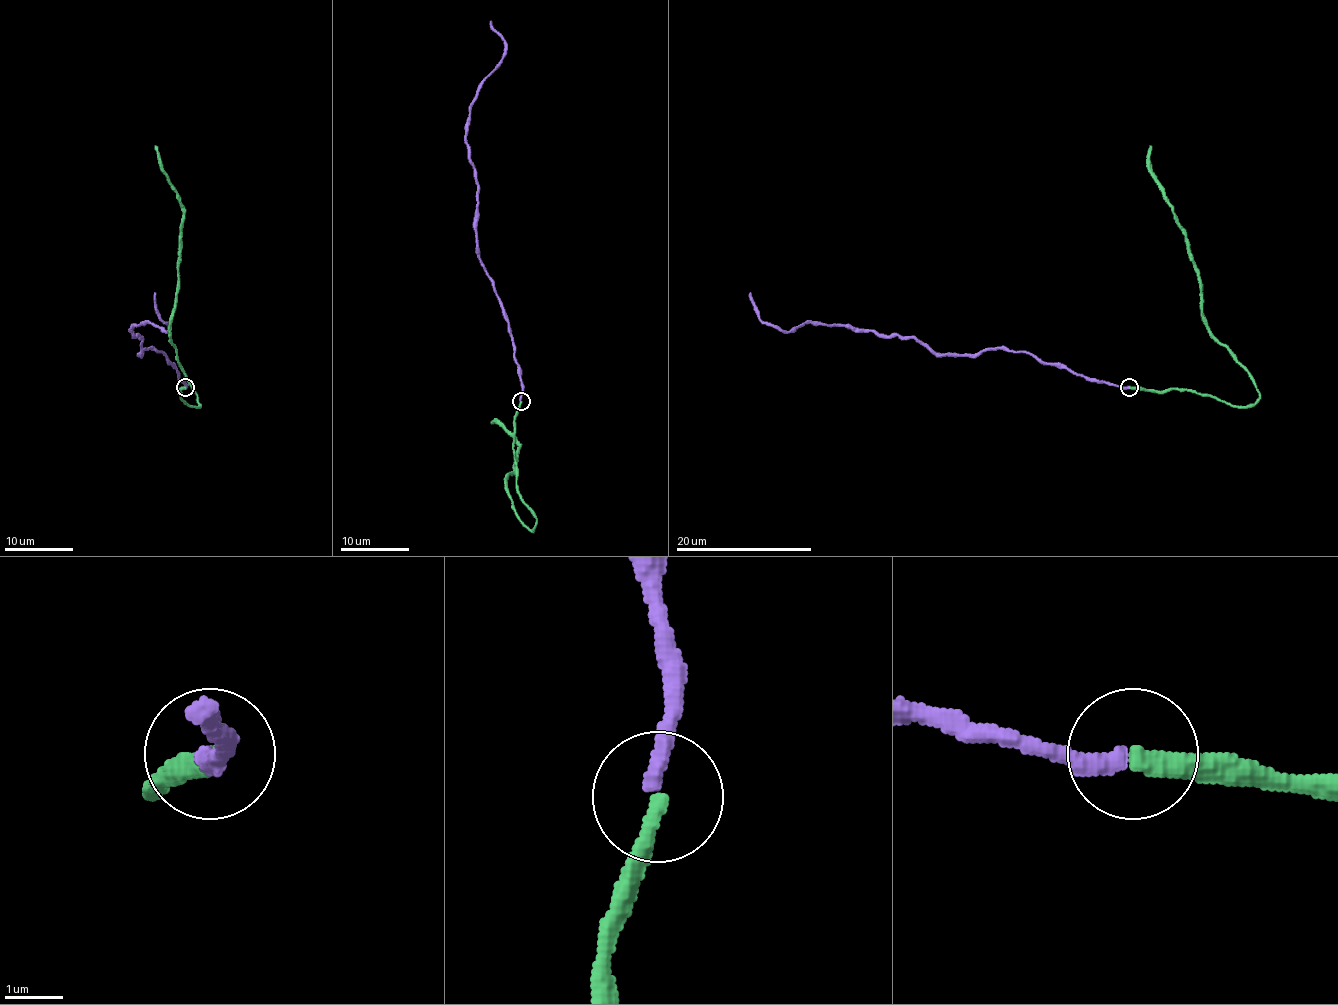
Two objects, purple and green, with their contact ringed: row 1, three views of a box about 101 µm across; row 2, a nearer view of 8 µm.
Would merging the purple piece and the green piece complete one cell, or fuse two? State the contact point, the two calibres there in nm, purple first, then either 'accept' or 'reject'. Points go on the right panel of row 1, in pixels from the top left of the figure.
(1129, 387) | 320/320 nm | accept

